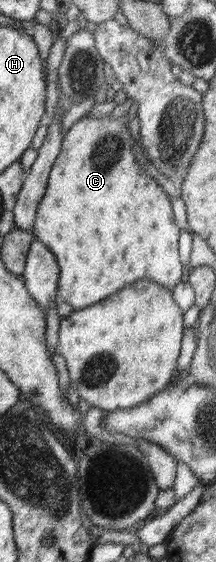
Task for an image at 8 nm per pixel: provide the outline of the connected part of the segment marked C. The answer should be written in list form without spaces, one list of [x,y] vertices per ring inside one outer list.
[[[84,115],[64,133],[63,141],[61,142],[61,151],[51,168],[46,192],[38,206],[32,233],[34,238],[45,244],[48,247],[48,251],[55,257],[59,267],[57,294],[61,300],[66,301],[74,309],[83,309],[86,306],[103,301],[104,298],[108,298],[111,294],[118,292],[124,286],[132,284],[132,282],[136,282],[138,279],[157,282],[168,290],[172,290],[181,281],[180,278],[182,278],[182,271],[184,270],[180,261],[178,246],[181,230],[175,222],[171,199],[162,187],[158,186],[156,181],[148,175],[148,171],[136,161],[132,153],[133,141],[134,139],[130,135],[128,127],[124,125],[124,119],[115,119],[111,116],[96,118]]]

